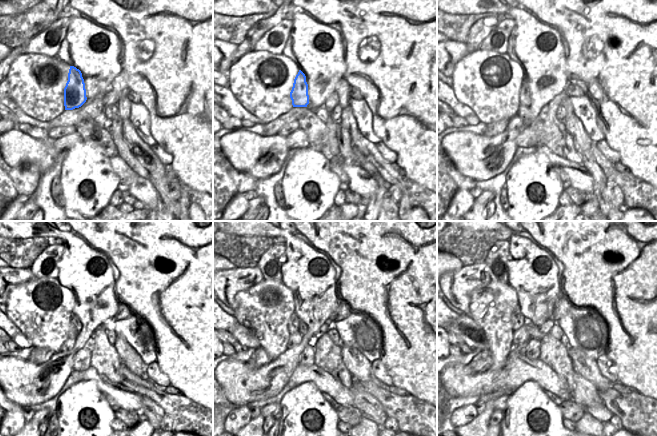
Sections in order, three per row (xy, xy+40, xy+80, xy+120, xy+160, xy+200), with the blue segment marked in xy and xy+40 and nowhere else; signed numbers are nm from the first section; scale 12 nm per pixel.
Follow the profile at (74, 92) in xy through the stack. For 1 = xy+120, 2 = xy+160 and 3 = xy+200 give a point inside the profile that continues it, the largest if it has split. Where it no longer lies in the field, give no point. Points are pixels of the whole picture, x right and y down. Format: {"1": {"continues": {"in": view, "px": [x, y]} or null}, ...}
{"1": {"continues": {"in": "xy+120", "px": [75, 320]}}, "2": {"continues": {"in": "xy+160", "px": [302, 327]}}, "3": {"continues": {"in": "xy+200", "px": [534, 332]}}}

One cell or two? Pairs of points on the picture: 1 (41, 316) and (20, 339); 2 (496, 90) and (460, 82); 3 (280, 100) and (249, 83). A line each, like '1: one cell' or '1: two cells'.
1: two cells
2: one cell
3: one cell

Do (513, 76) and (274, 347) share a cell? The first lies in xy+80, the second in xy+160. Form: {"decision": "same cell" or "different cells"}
{"decision": "same cell"}

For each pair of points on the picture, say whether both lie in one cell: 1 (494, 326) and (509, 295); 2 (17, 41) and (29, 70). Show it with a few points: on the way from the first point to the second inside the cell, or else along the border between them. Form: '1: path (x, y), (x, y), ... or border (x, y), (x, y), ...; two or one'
1: path (494, 318), (493, 312), (501, 303); one
2: border (23, 52), (10, 65); two

